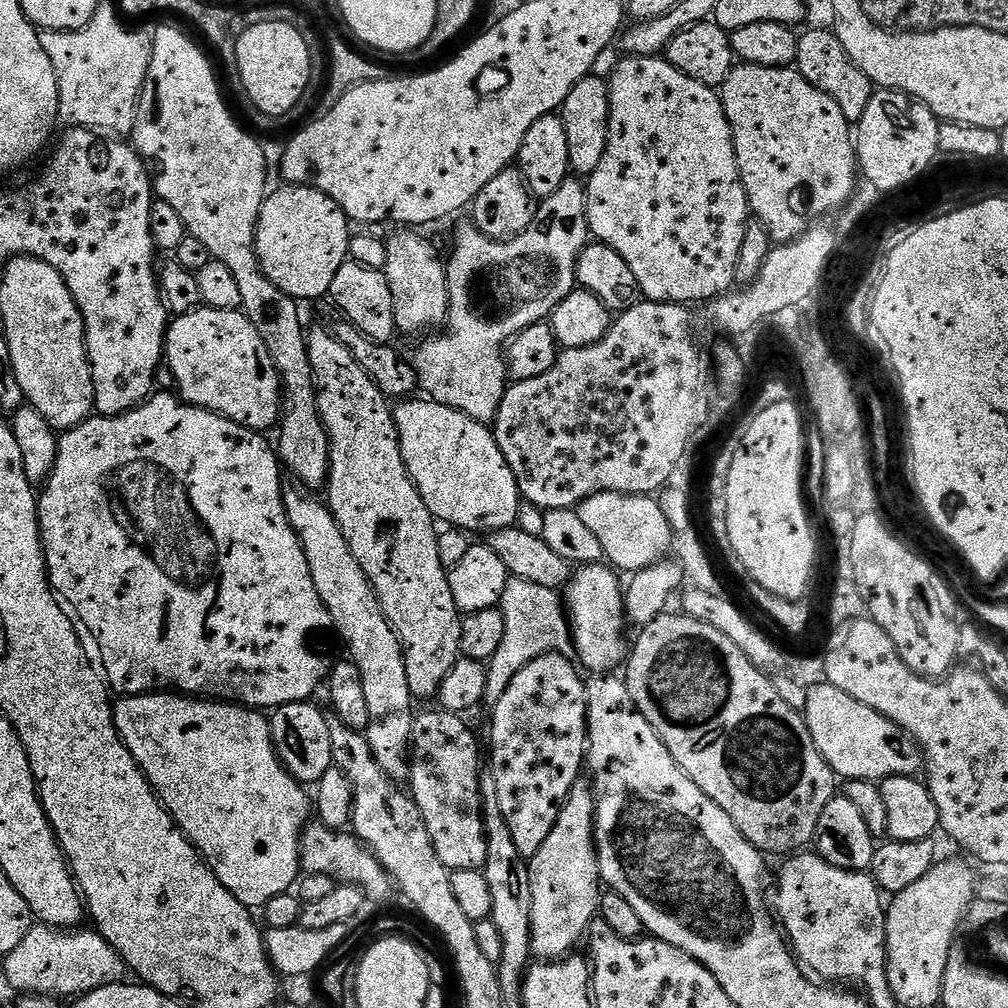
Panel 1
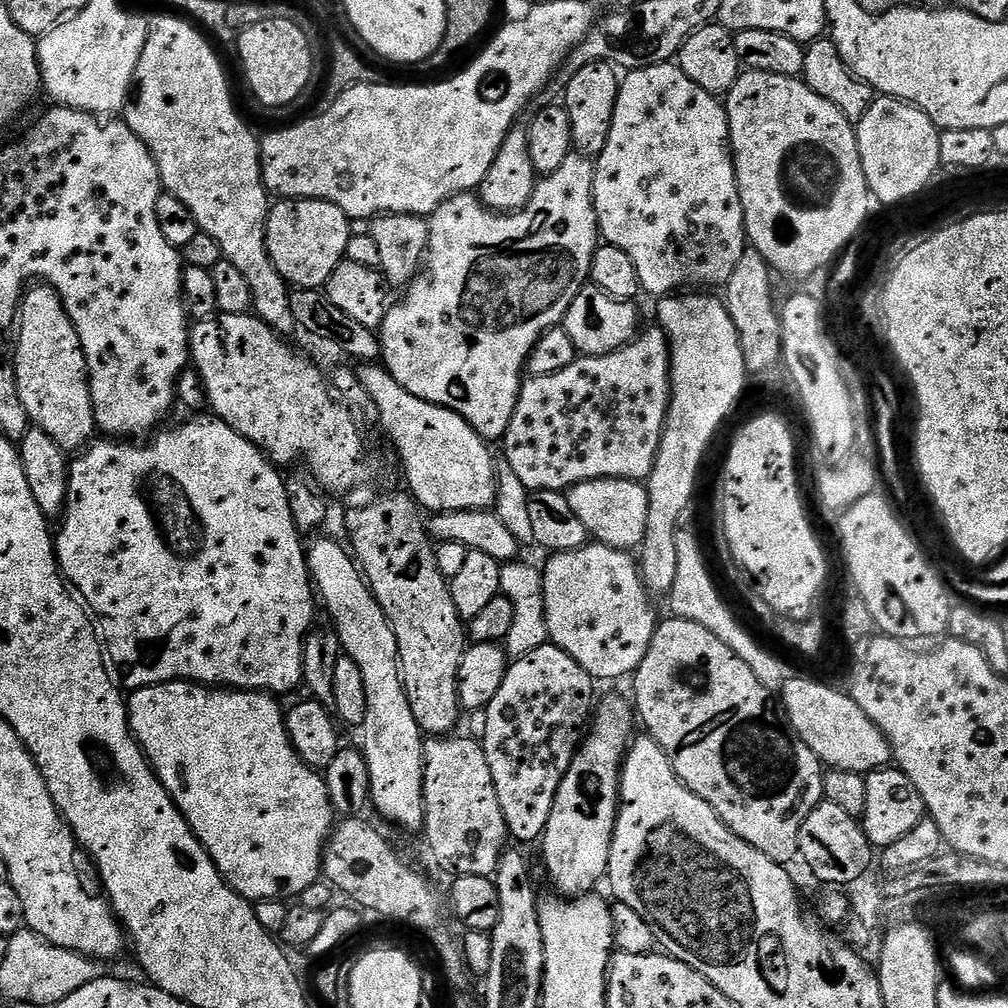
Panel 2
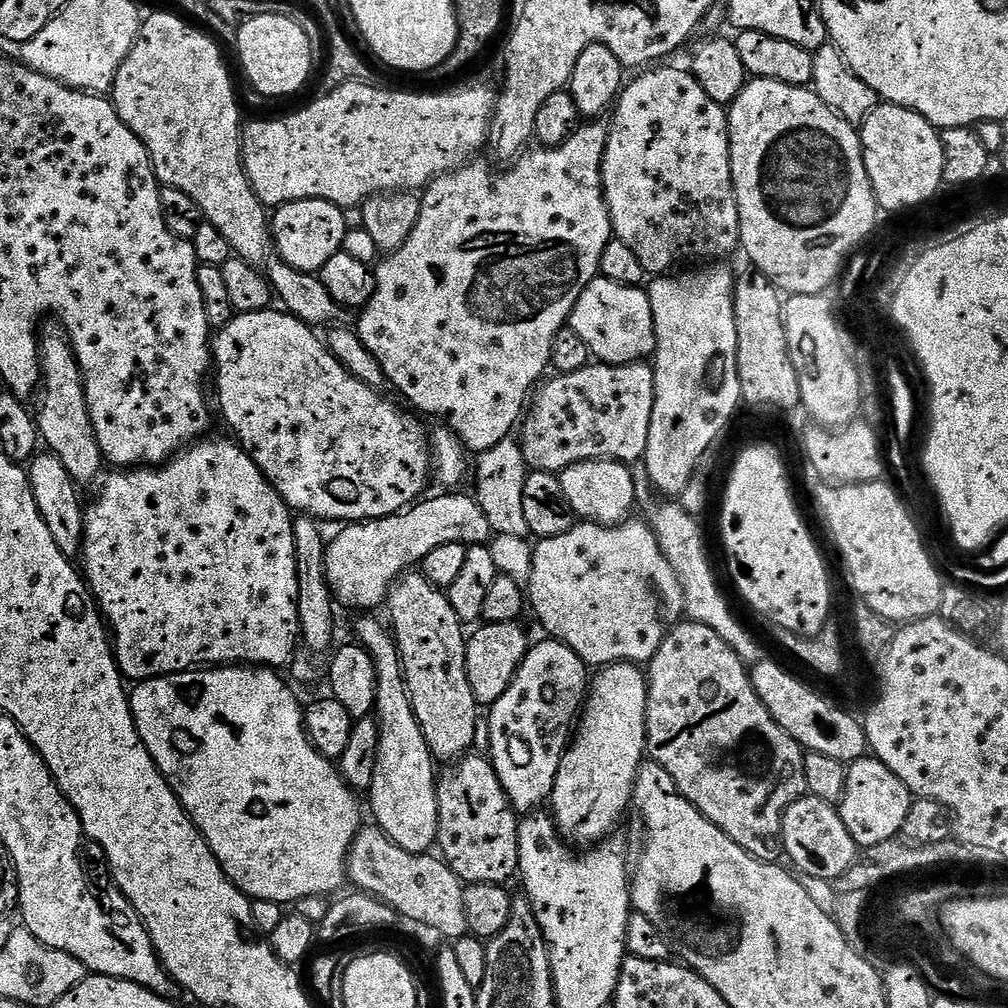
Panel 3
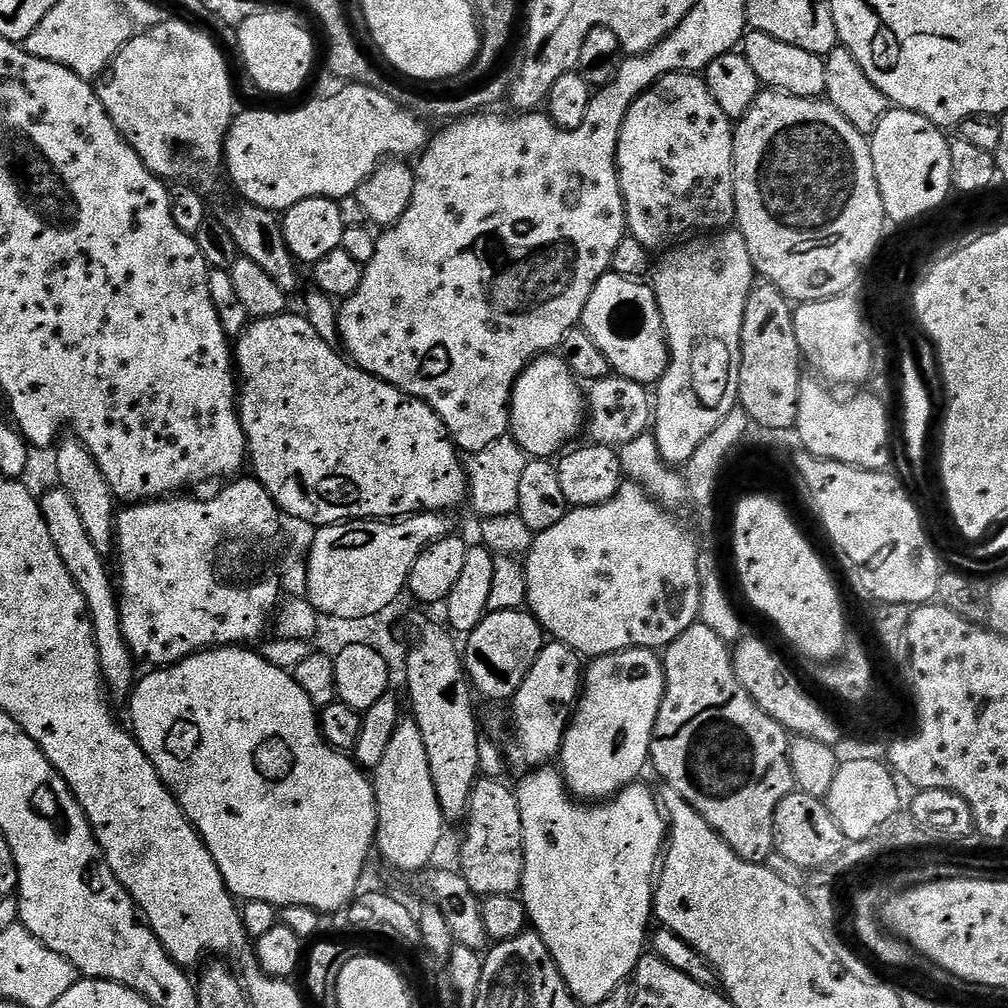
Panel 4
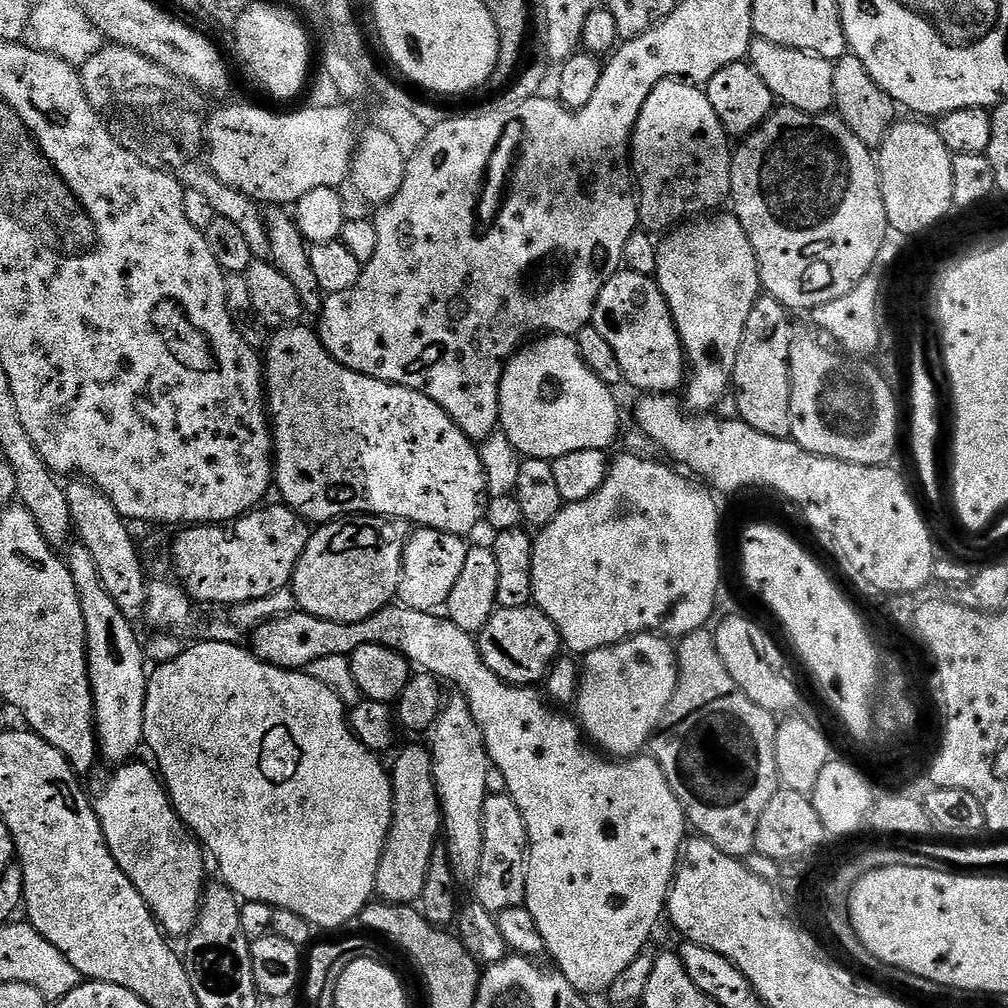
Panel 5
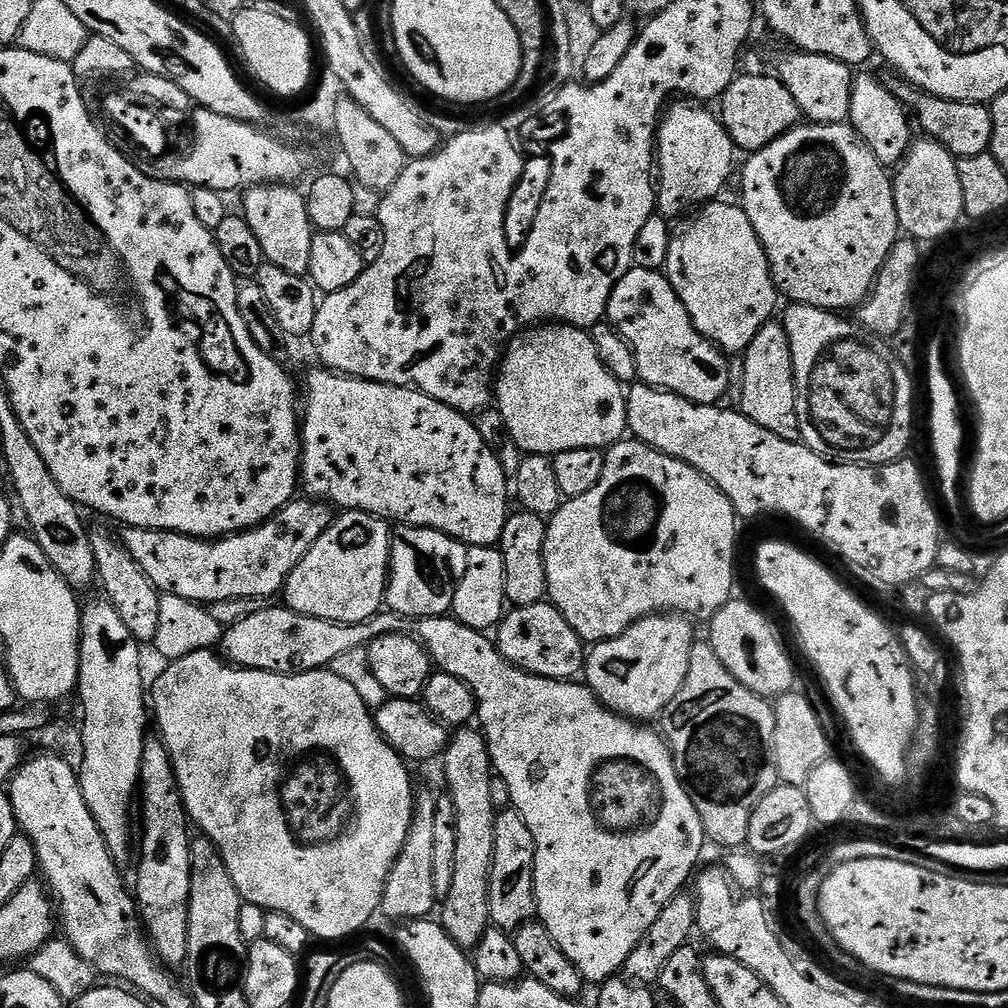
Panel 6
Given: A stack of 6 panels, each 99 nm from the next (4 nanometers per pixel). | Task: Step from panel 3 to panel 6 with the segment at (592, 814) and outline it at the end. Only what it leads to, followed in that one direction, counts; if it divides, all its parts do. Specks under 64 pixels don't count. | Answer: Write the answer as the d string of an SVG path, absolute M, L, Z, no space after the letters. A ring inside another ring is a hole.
M656 618L637 621L622 634L618 634L618 638L604 640L587 653L582 669L583 679L605 708L639 722L641 727L651 727L659 721L660 712L666 710L666 702L674 698L674 690L678 690L686 639L685 633L679 631L681 629L675 623L661 622Z

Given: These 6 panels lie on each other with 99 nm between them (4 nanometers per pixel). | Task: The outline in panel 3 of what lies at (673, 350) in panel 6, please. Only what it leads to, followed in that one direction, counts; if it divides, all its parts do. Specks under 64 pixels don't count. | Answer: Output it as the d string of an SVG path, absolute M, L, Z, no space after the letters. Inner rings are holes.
M599 275L582 290L582 298L572 311L570 326L601 364L635 364L649 359L656 351L654 314L643 287L631 288L610 282Z

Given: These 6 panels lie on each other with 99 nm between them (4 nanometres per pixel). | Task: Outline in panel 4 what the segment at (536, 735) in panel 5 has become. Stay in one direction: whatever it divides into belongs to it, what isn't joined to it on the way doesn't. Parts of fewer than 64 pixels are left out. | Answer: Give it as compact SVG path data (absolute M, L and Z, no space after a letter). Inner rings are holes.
M540 766L519 777L520 785L515 785L514 791L518 798L518 810L522 814L522 838L524 839L524 877L520 883L519 895L522 897L531 927L546 942L546 950L554 958L570 994L582 1006L598 1006L614 989L621 987L635 973L636 964L645 955L646 945L650 940L648 923L654 920L654 881L658 876L658 865L666 848L666 816L662 811L661 801L644 785L637 782L626 786L610 800L596 802L589 806L578 802L577 797L568 791L563 775L556 766Z

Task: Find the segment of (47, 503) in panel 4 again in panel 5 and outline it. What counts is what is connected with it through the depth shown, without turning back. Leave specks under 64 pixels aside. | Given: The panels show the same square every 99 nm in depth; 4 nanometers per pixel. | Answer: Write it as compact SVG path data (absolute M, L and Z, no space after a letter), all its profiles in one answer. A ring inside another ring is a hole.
M72 542L67 545L66 563L70 570L70 578L74 578L74 590L78 590L78 602L82 606L82 618L86 622L86 646L88 647L88 677L90 678L90 686L92 687L92 701L94 702L94 714L96 716L96 739L98 741L98 752L101 757L104 756L112 763L112 766L129 763L133 759L132 756L144 744L144 711L146 710L146 690L148 689L149 669L144 669L146 665L146 648L136 637L133 621L127 620L122 614L122 610L118 610L118 606L114 606L110 593L106 590L106 586L102 586L102 577L98 575L98 565L94 562L94 554L90 554L90 550L86 550L86 546L79 542Z

